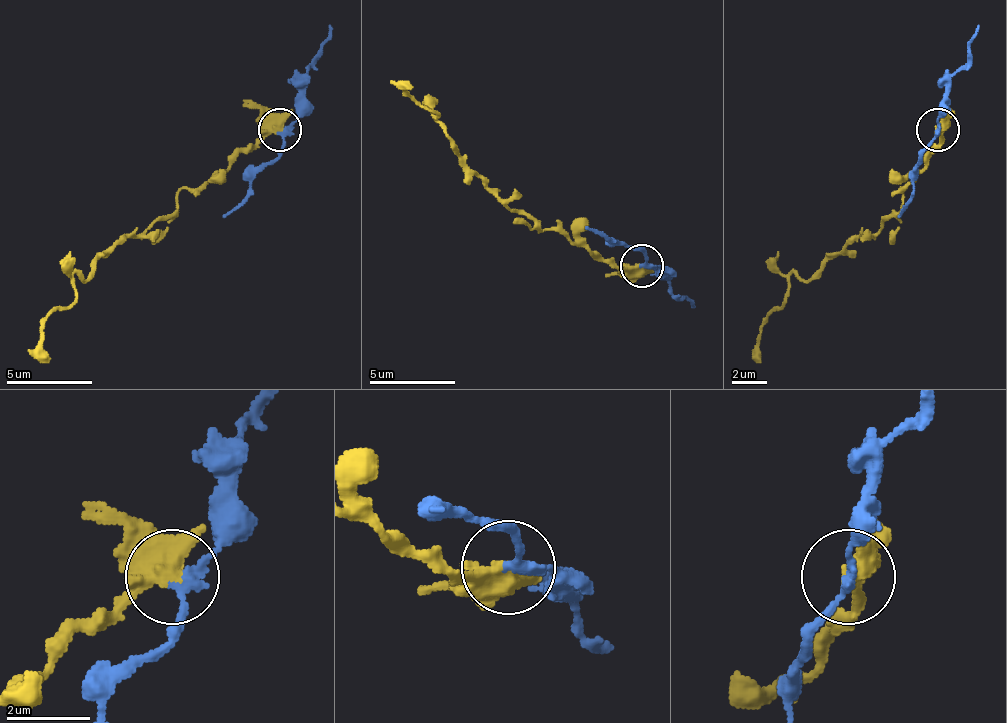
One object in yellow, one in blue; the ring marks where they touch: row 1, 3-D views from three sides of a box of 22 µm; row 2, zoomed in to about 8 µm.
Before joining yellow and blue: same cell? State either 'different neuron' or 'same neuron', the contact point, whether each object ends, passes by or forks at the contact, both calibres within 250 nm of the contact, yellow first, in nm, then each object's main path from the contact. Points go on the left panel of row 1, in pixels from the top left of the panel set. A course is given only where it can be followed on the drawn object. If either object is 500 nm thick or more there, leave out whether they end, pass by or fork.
different neuron; at (279, 130); yellow forks there; blue passes by; 360 nm thick on the yellow side, 200 nm on the other; yellow runs (278, 129), (183, 189), (179, 206), (136, 237), (123, 237), (45, 318), (41, 353), (50, 362); blue runs (278, 133), (295, 116), (295, 81), (312, 60), (330, 25)

